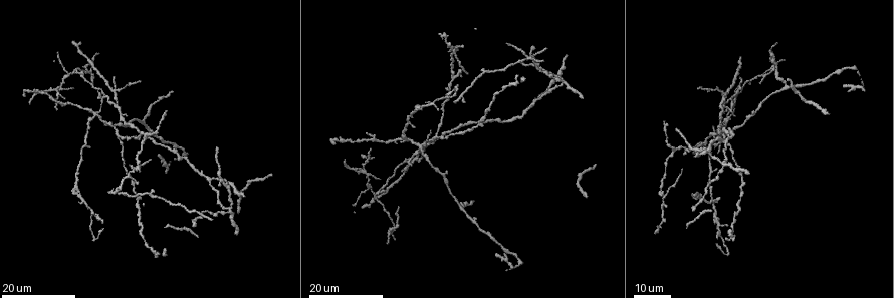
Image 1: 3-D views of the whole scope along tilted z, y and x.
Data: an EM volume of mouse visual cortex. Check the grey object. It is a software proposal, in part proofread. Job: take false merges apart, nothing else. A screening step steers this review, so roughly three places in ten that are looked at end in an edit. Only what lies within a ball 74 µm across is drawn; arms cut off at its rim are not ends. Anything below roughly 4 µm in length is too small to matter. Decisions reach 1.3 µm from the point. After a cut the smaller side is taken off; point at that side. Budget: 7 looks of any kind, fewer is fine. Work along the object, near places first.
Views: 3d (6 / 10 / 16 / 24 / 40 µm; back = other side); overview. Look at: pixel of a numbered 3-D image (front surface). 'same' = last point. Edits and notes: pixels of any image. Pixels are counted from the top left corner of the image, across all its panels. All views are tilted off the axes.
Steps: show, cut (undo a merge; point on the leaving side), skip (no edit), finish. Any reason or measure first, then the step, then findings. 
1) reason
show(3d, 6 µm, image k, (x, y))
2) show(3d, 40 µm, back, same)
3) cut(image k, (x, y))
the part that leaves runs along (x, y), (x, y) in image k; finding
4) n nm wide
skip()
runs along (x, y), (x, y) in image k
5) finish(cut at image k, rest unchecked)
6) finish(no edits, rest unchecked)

four arms meet
show(3d, 16 µm, image 1, (720, 161))

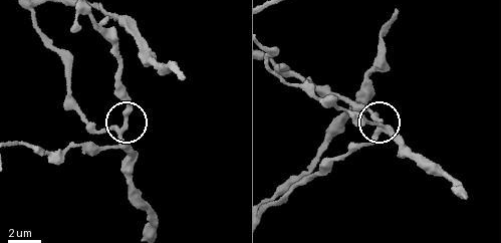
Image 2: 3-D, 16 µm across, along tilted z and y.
show(3d, 6 µm, image 2, (121, 131))

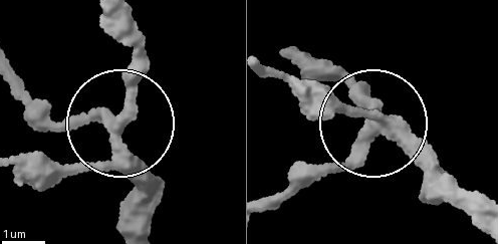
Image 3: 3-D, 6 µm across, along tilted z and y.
4 arms
skip()
all the same neuron

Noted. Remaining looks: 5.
show(3d, 16 µm, image 1, (145, 120))

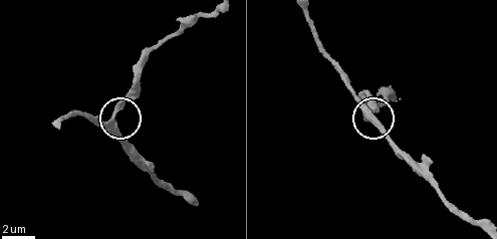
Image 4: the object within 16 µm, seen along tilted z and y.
zoom in
show(3d, 6 µm, image 4, (112, 118))

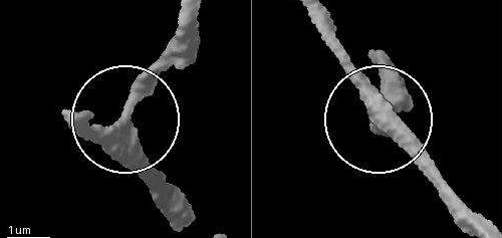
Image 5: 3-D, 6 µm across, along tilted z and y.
skip()
one neuron here

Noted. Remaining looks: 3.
four or more arms meet
show(3d, 16 µm, image 1, (94, 115))

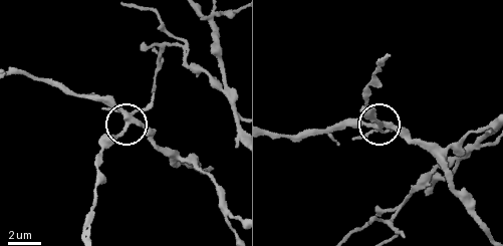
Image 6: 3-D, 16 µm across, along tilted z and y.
zoom in
show(3d, 10 µm, image 6, (126, 125))

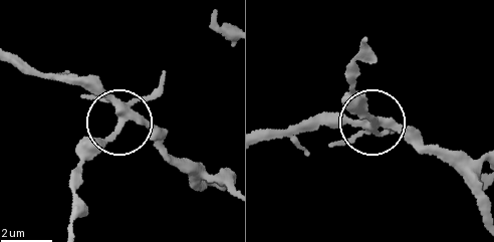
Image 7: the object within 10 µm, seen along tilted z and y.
show(3d, 6 µm, image 7, (119, 124))

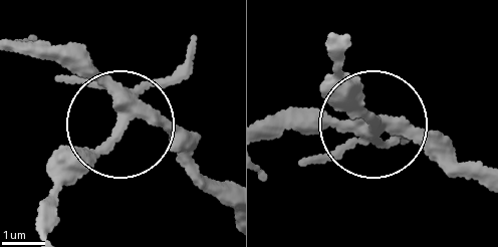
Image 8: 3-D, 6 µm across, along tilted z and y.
280 nm wide
cut(image 8, (92, 151))
the part that leaves runs along (130, 108), (106, 154), (61, 191), (50, 228) in image 8; two neurons meet here

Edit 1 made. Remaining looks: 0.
finish(cut at image 8, rest unchecked)

